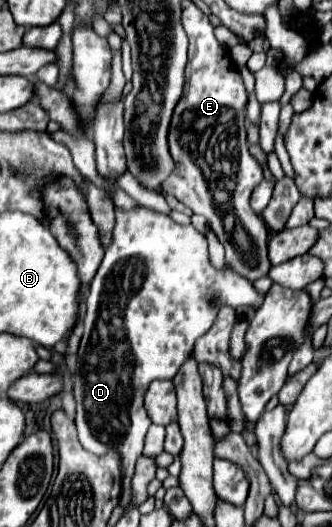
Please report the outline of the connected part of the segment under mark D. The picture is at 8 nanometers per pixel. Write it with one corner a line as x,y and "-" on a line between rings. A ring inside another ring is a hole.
138,208
138,210
116,210
116,226
114,226
114,240
112,244
106,248
104,260
94,276
94,280
90,282
90,292
86,296
86,312
84,312
84,336
80,340
80,350
78,350
78,364
76,370
72,372
74,378
74,398
76,398
76,428
78,428
78,440
80,444
92,452
92,454
104,454
108,450
118,450
122,454
122,480
124,480
124,490
122,490
122,498
120,498
120,506
126,506
130,502
130,480
134,476
134,464
142,454
142,446
144,446
144,436
148,432
148,426
152,424
146,410
144,410
144,394
146,388
150,386
150,382
154,380
172,380
174,374
178,372
178,368
184,364
184,360
190,356
194,342
206,334
210,330
210,326
214,324
216,312
218,312
218,304
228,304
228,306
252,306
254,310
260,308
264,300
264,294
260,294
246,278
238,276
236,272
232,272
228,266
224,270
216,270
210,264
208,258
208,242
206,238
194,230
194,226
182,226
172,222
168,216
154,212
150,208

